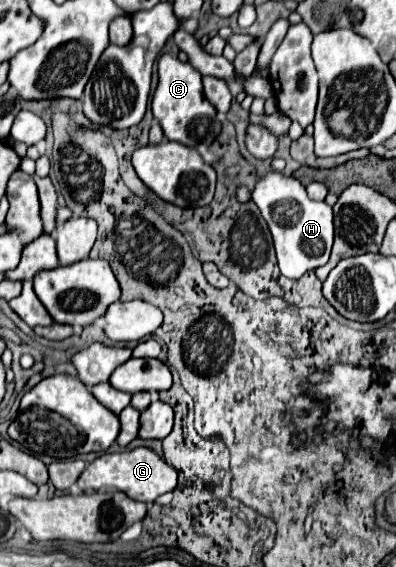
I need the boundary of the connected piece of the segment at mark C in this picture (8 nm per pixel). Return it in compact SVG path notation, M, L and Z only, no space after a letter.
M162 53L158 59L158 87L152 97L152 115L160 121L164 137L170 141L194 147L196 143L210 145L222 125L216 119L216 109L202 97L202 75L178 57Z

